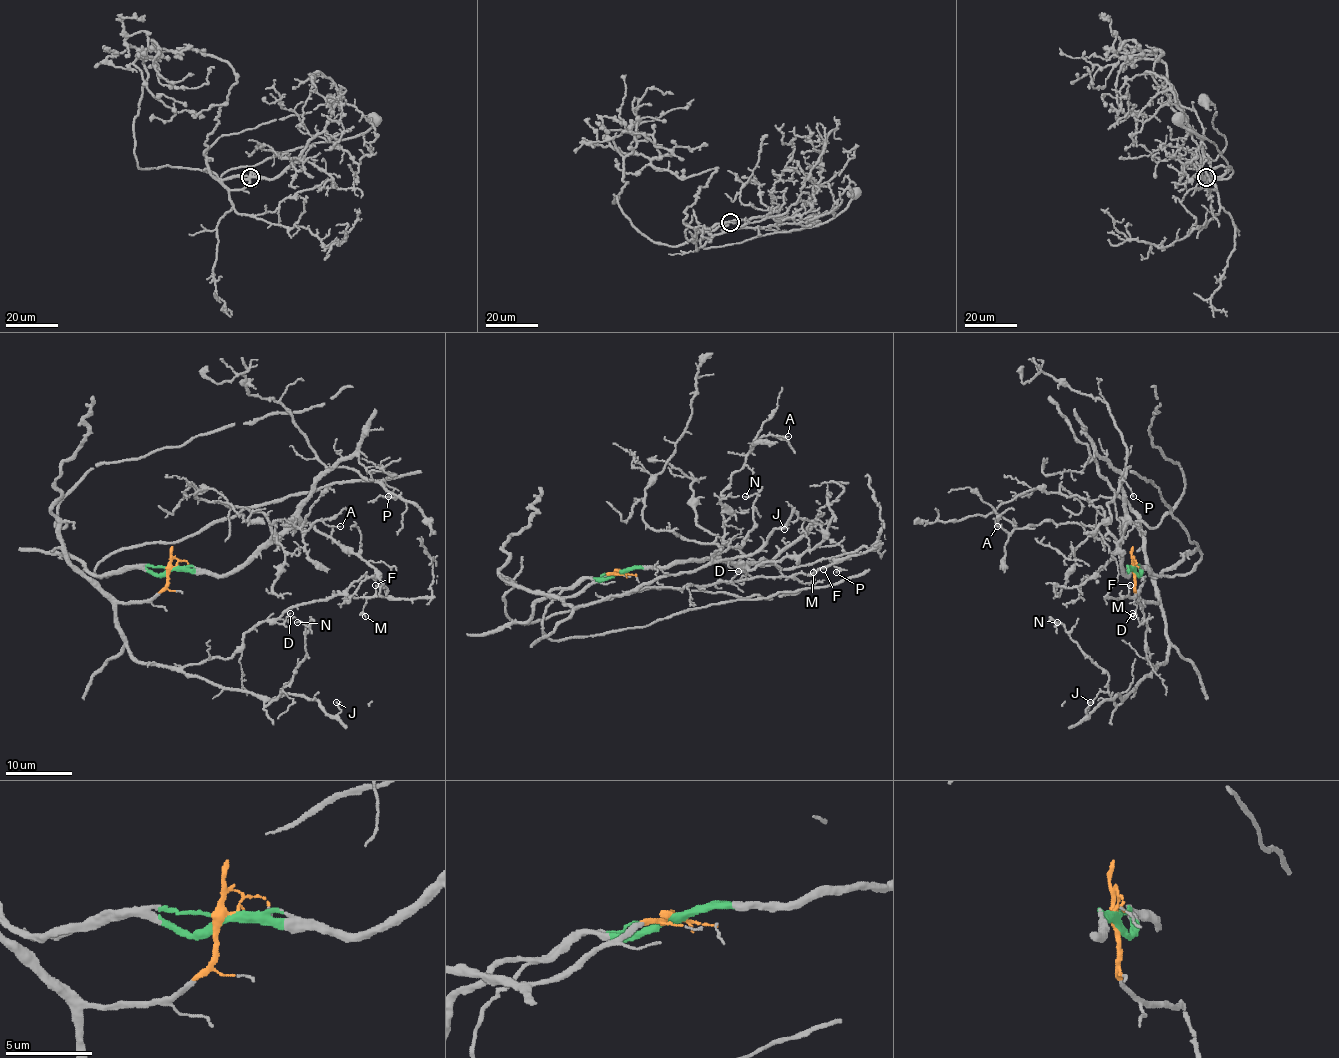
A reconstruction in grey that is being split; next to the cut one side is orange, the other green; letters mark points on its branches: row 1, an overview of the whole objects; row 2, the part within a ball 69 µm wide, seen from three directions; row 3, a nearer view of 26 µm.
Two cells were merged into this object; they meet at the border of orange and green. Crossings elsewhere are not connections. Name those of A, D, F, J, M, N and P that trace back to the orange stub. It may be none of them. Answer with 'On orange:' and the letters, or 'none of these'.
On orange: D, F, J, M, N

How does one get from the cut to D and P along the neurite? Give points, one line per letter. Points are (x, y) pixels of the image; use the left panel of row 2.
D: (169, 570), (153, 597), (116, 605), (121, 639), (138, 660), (174, 667), (228, 659), (243, 635), (290, 614)
P: (169, 570), (238, 572), (273, 540), (328, 468), (355, 468), (370, 480), (381, 480), (393, 488), (388, 497)

